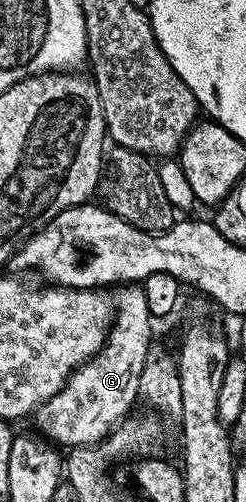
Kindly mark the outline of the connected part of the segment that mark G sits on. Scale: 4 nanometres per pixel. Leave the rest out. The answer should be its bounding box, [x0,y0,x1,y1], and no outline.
[35,286,155,448]

